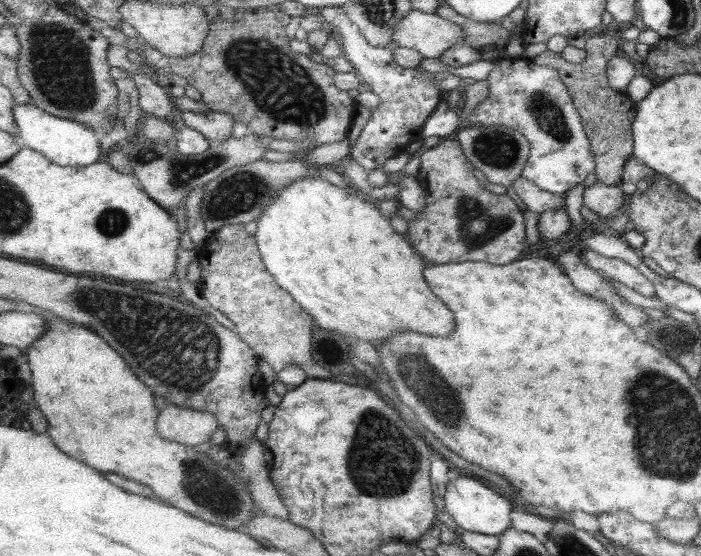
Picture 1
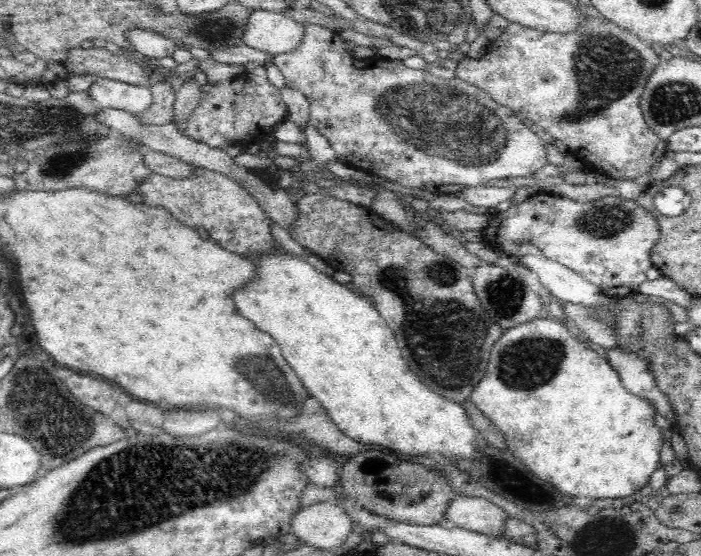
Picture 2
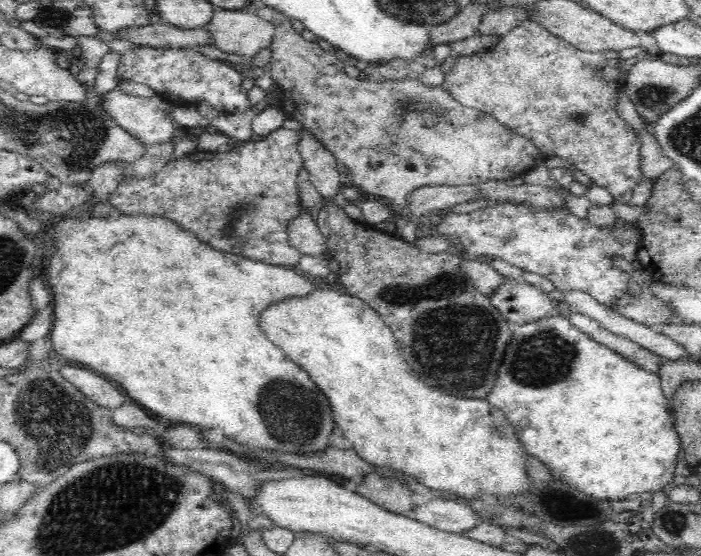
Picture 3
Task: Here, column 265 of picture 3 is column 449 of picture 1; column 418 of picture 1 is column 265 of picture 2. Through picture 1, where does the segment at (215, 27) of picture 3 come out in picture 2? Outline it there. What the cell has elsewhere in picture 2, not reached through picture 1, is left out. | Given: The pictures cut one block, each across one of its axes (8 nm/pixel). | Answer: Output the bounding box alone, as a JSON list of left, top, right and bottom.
[244,10,306,55]

